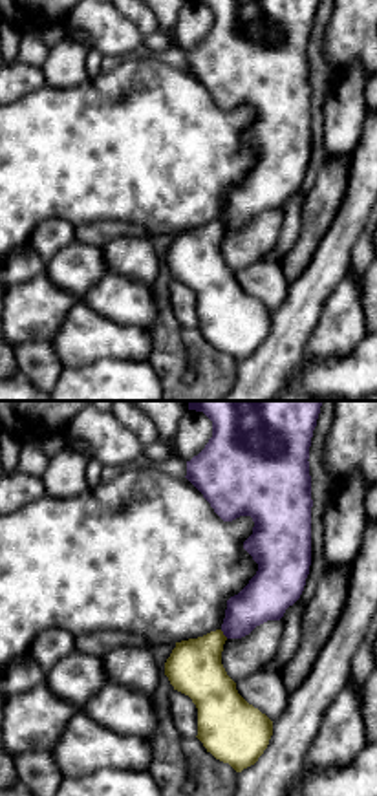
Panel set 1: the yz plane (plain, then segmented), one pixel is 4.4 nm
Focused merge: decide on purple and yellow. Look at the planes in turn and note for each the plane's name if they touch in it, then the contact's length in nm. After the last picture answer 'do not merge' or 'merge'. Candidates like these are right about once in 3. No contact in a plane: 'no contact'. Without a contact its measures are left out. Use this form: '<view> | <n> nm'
yz | 50 nm

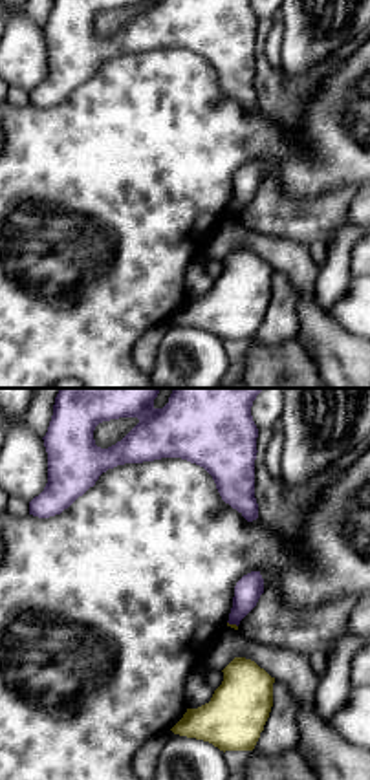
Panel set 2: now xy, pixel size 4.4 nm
xy | 50 nm

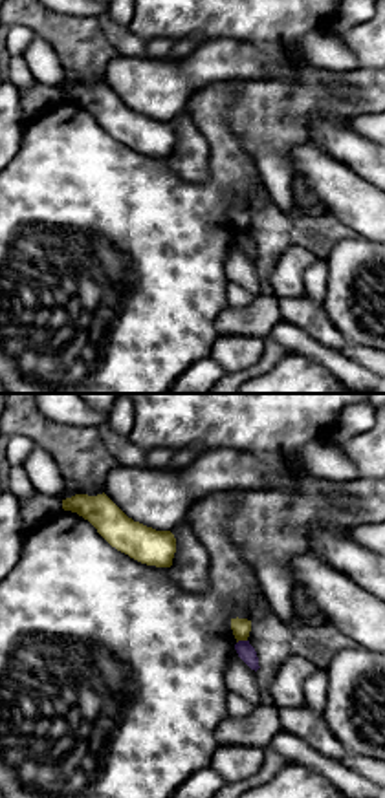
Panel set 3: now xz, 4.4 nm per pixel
xz | 50 nm

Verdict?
do not merge

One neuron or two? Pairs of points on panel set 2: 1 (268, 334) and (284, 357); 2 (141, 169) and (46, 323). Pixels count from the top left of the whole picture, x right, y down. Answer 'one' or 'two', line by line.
1: two
2: one

